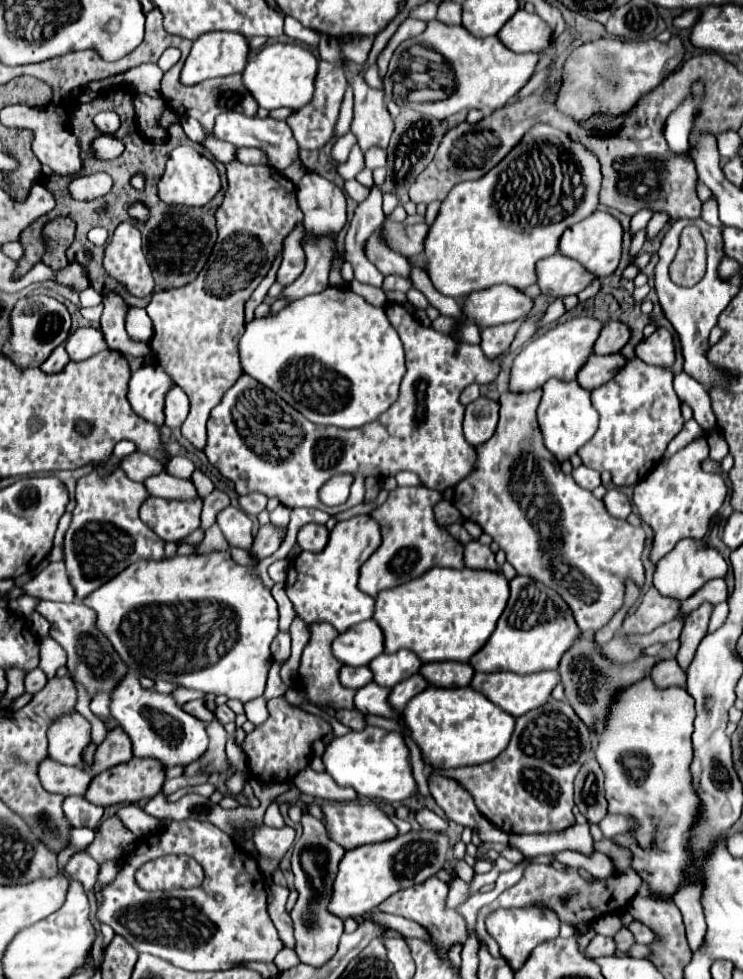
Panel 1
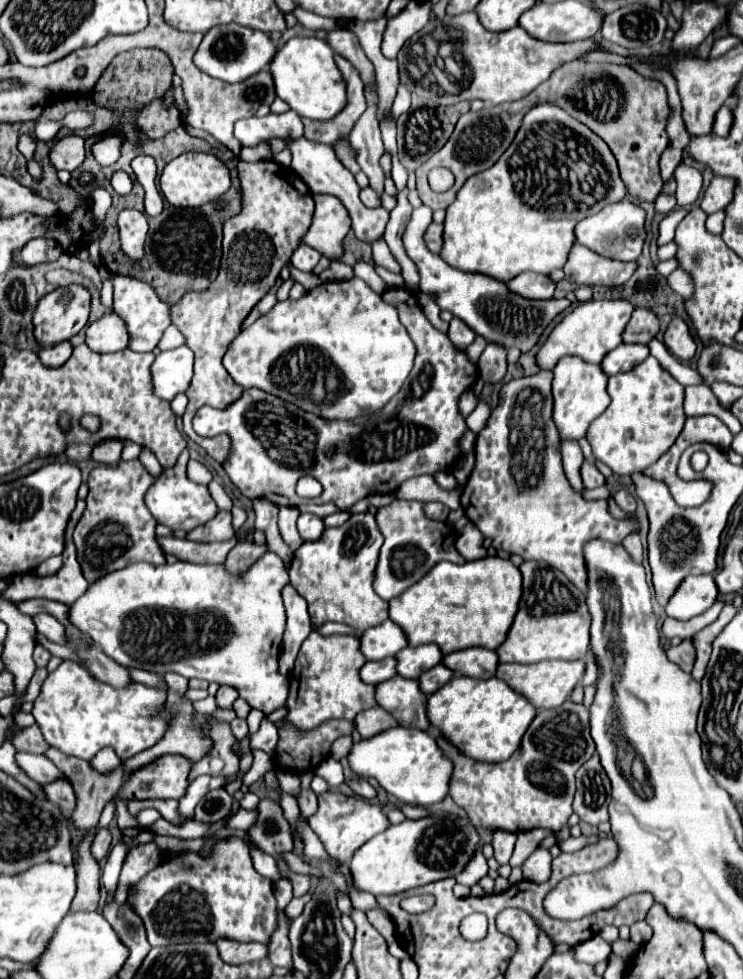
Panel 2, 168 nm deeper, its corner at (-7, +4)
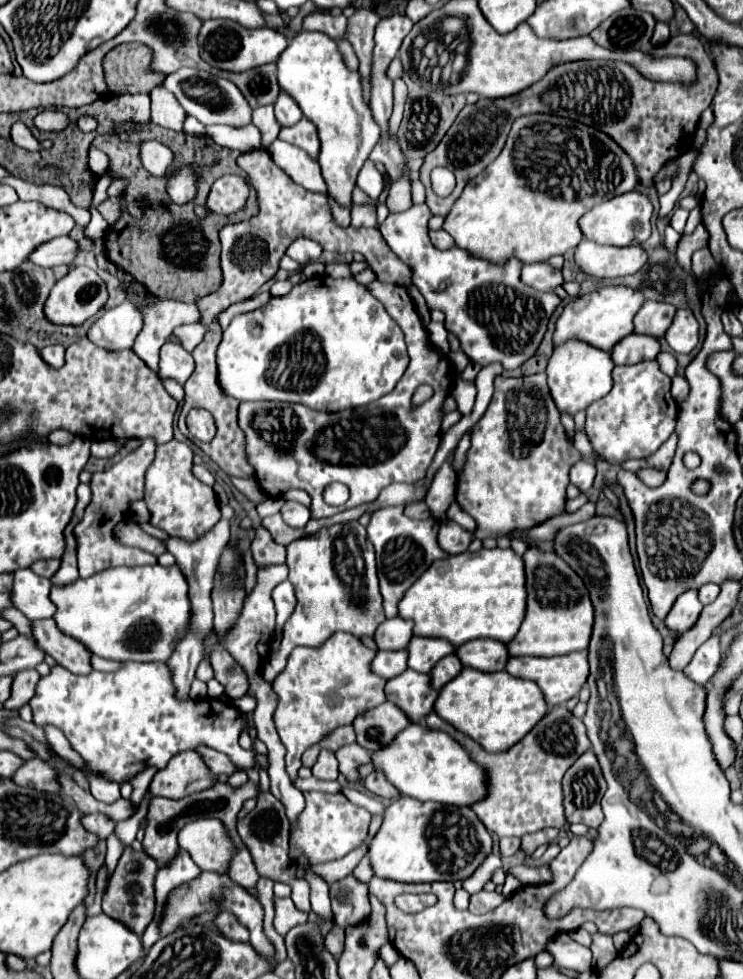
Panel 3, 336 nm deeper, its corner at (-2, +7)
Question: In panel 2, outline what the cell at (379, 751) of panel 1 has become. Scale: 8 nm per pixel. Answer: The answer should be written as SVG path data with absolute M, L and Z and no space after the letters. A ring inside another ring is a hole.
M403 726L353 744L349 764L359 776L375 780L387 794L413 806L431 806L441 802L449 794L449 782L453 776L453 762L441 752L433 736L425 730Z

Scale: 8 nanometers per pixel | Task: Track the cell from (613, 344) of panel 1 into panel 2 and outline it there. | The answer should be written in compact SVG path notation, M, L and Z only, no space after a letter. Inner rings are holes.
M637 308L623 334L623 342L649 344L649 340L653 340L659 334L659 330L661 330L659 318L647 308Z

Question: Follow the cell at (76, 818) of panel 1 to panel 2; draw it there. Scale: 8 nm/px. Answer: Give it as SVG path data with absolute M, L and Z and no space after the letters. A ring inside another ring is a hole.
M59 778L55 782L49 782L43 786L43 794L47 800L57 804L65 812L73 812L73 788L67 780Z

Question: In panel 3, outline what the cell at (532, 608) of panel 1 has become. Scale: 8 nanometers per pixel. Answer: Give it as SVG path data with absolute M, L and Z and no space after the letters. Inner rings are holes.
M528 549L522 559L524 559L526 593L528 593L526 615L520 625L520 631L514 635L510 643L506 643L508 653L512 657L520 655L552 657L586 649L592 633L594 609L582 579L556 553Z

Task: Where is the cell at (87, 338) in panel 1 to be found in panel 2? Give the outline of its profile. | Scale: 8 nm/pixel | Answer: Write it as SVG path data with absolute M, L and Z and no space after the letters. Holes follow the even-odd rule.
M107 314L87 328L87 346L99 354L119 352L129 346L127 324L115 314Z

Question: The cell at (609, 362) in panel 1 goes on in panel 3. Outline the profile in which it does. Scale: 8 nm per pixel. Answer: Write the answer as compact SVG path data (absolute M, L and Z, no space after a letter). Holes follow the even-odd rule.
M626 335L616 347L612 347L614 365L634 365L646 359L656 359L660 343L648 335Z

